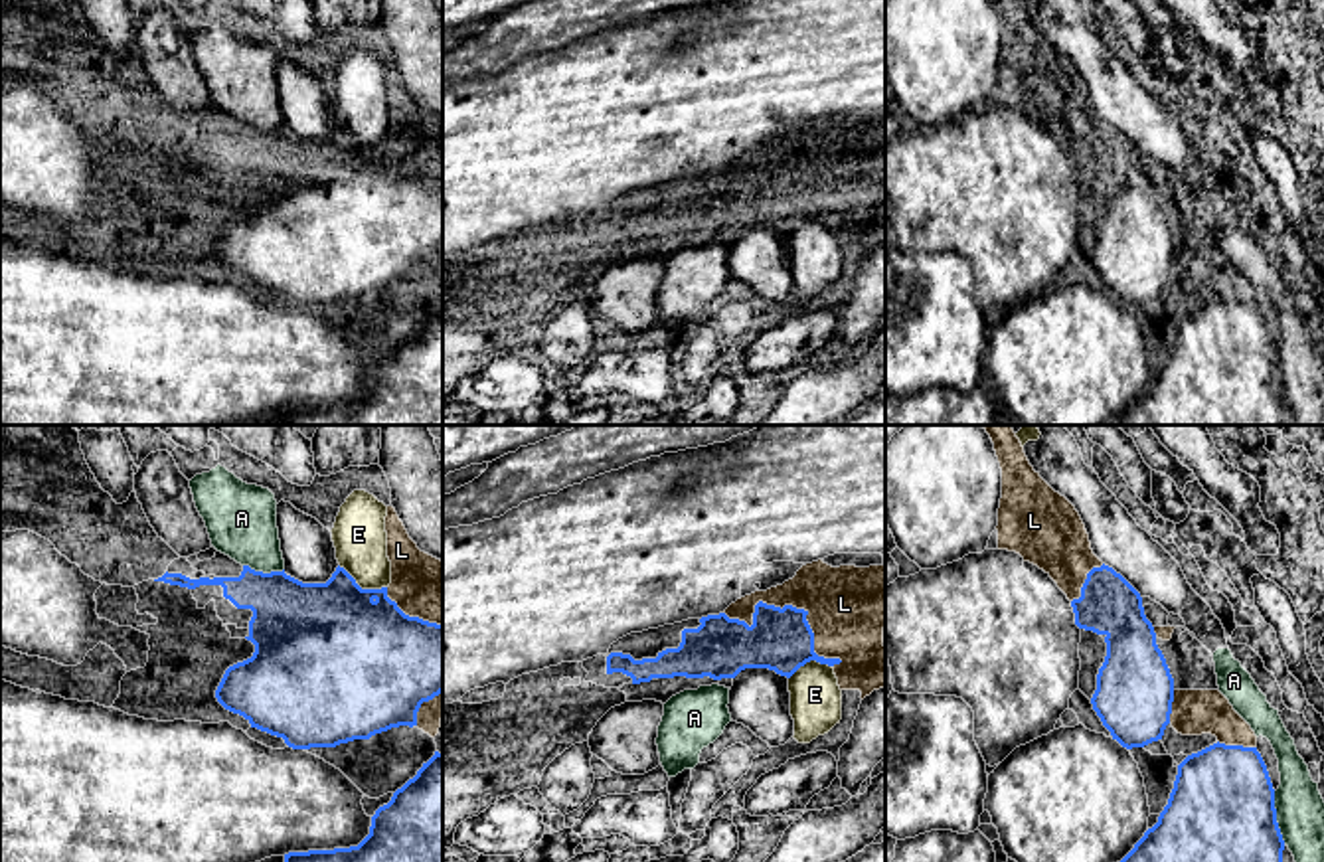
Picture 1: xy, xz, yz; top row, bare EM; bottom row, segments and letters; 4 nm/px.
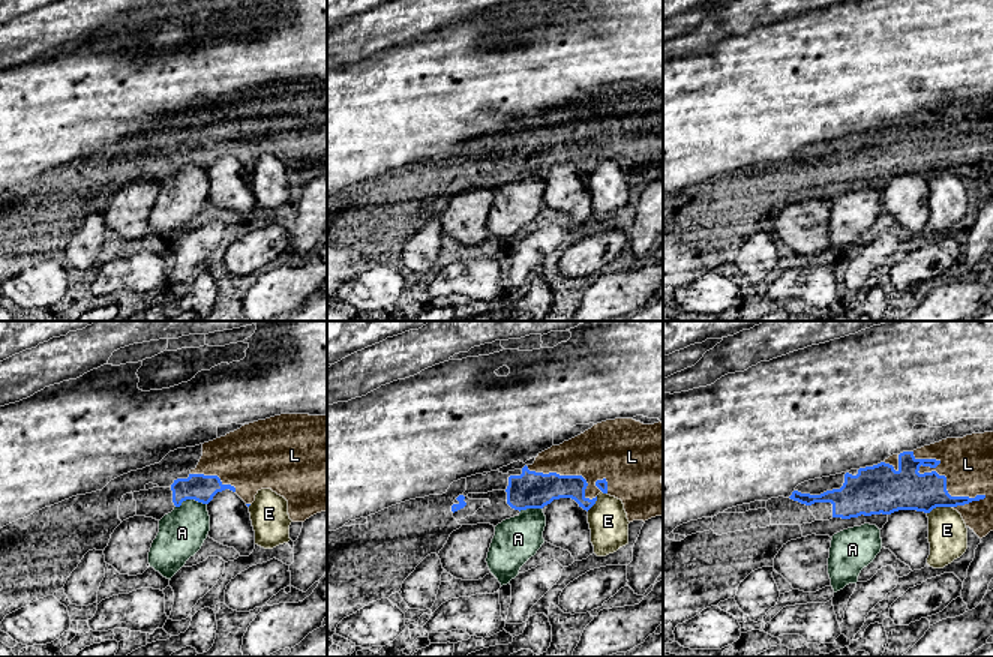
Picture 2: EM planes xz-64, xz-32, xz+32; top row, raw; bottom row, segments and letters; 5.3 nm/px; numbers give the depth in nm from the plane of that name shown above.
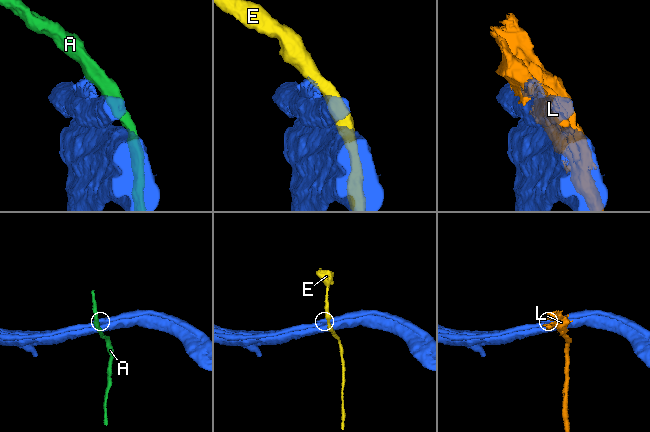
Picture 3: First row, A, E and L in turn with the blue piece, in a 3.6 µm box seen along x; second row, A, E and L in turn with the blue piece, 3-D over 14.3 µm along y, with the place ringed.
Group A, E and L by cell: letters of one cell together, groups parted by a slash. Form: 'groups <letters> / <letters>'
groups A / E / L

